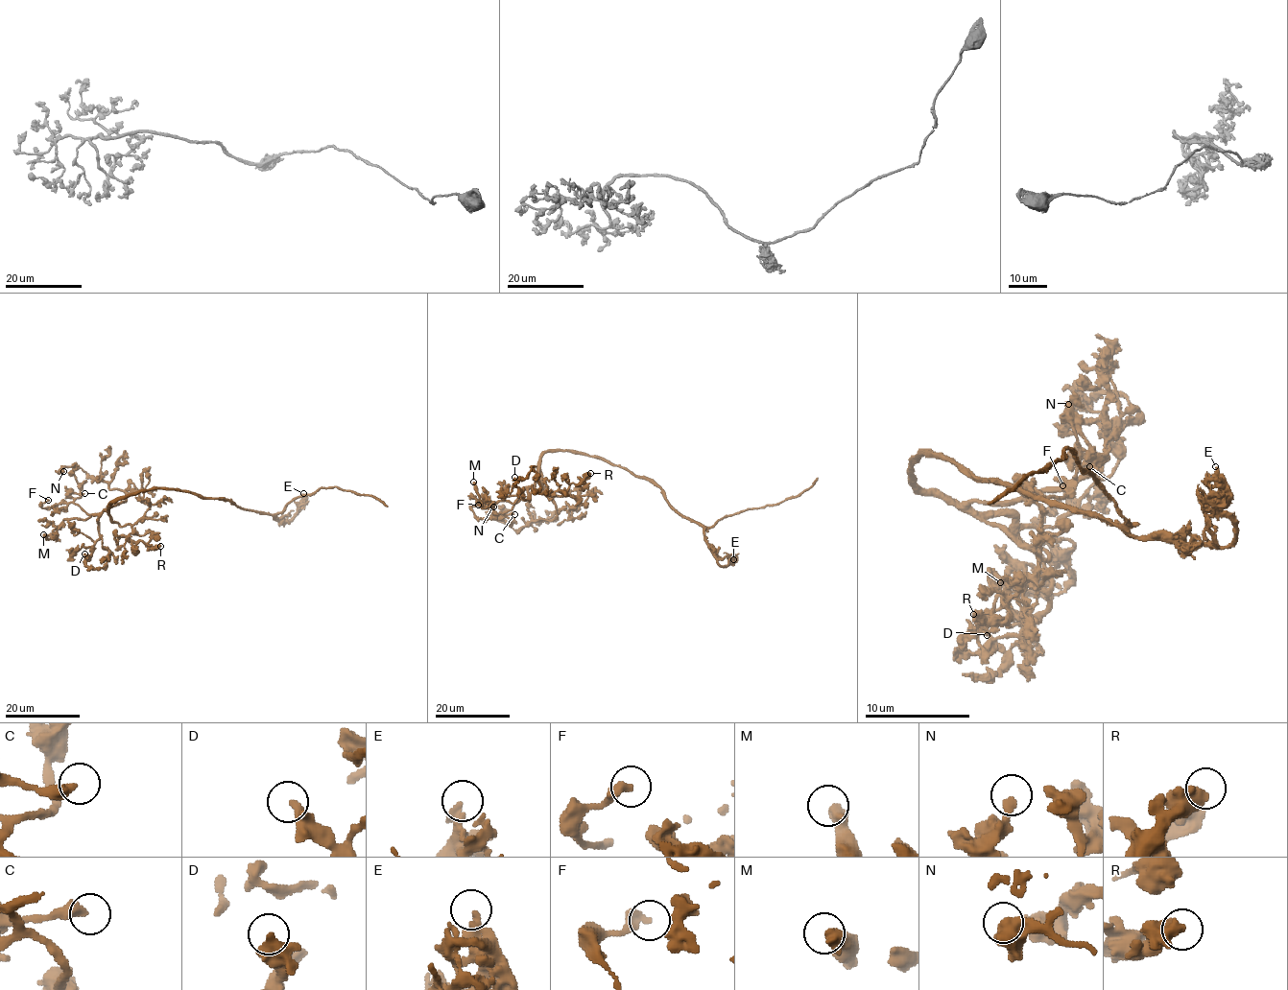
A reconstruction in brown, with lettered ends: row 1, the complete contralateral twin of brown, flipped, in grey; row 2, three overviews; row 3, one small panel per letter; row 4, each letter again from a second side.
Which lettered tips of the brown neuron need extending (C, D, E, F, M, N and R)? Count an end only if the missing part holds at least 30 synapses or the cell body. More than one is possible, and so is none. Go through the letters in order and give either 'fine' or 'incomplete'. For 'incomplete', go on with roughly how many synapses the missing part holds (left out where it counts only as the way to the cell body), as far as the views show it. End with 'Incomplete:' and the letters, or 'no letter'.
C: fine
D: fine
E: fine
F: fine
M: fine
N: fine
R: fine
Incomplete: no letter

